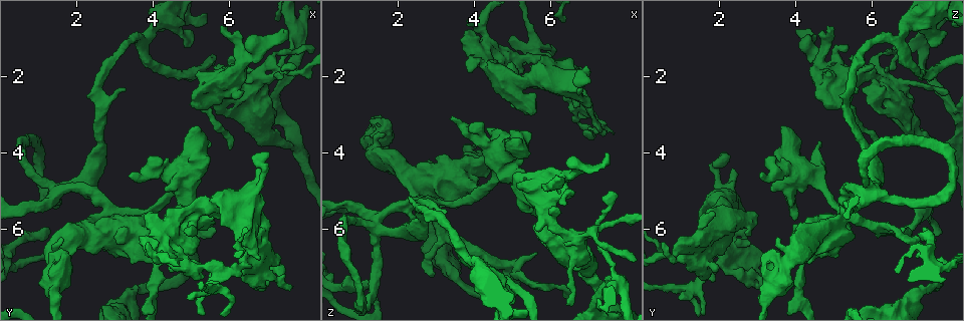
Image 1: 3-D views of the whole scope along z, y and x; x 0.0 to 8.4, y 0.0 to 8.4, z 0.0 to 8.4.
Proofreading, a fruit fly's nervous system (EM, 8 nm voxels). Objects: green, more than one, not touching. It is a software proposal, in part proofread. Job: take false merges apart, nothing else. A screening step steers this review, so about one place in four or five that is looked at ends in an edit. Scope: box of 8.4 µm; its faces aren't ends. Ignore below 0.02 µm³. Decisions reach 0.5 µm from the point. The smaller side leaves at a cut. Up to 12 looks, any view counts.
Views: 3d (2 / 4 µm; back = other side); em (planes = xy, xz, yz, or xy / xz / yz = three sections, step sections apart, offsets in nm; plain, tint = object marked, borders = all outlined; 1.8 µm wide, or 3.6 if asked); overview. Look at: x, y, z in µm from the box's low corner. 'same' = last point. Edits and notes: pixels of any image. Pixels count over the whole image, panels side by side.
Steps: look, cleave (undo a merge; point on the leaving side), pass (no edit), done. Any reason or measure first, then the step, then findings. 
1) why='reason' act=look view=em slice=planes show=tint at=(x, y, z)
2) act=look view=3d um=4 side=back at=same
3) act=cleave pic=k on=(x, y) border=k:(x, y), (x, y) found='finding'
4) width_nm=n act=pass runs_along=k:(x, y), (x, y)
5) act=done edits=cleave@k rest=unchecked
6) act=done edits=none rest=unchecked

why='touches itself' act=look view=em slice=planes show=borders at=(5.75, 7.20, 1.55)

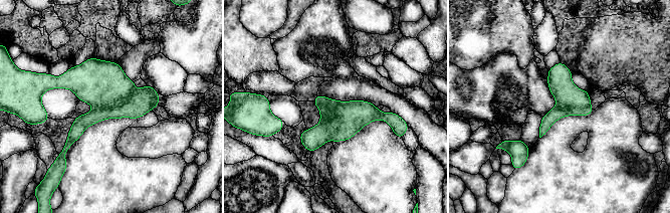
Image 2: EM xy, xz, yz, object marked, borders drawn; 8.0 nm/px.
act=cleave pic=2 on=(54, 174) border=2:(59, 154), (62, 155) found='two neurons meet here'

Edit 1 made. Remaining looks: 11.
act=look view=overview

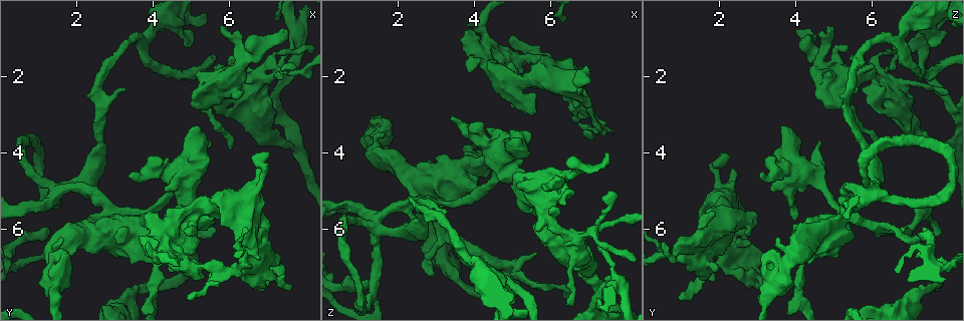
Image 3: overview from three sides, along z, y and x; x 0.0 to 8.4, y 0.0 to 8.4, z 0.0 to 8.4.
why='sharp bend' act=look view=3d um=2 at=(2.75, 5.65, 5.35)

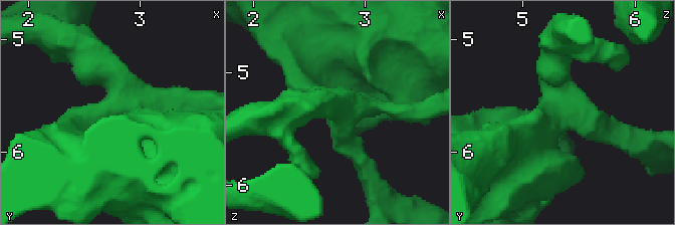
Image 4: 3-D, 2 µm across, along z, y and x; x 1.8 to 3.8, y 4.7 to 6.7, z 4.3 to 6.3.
arms=3 arm_widths_nm=170,260,650 act=look view=em um=3.6 slice=xz step=16 show=tint at=(2.70, 5.68, 5.30)

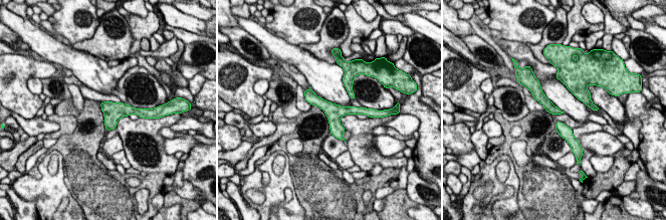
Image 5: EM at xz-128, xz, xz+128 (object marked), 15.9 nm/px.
act=look view=em um=3.6 slice=planes show=borders at=same

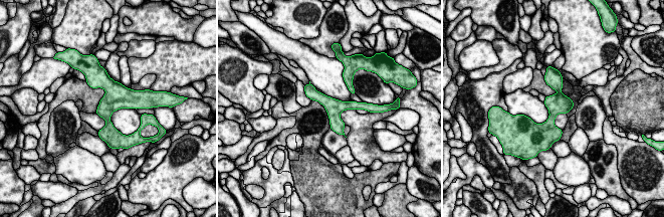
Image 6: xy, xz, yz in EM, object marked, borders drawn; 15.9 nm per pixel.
width_nm=280 act=pass found='all the same neuron'

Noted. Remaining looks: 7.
why='arms part here' act=look view=em slice=planes show=tint at=(1.50, 6.90, 3.60)

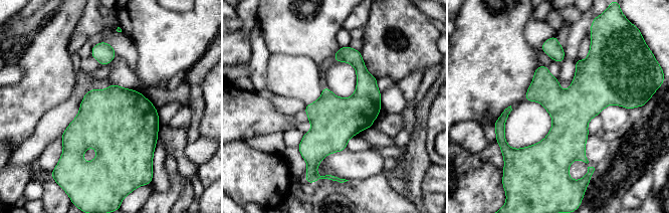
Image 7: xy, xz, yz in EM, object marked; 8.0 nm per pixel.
act=pass found='all the same neuron'

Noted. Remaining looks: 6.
why='a fork' act=look view=em slice=planes show=borders at=(7.85, 0.95, 7.40)

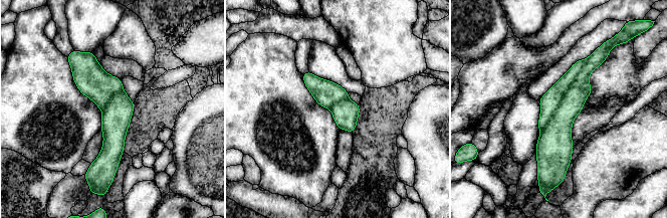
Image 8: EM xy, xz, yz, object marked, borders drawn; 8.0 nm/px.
act=cleave pic=8 on=(549, 101) part_leaving=8:(583, 61), (549, 100), (540, 127) found='two neurons meet here'

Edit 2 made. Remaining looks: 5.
act=done edits=cleave@2,cleave@8 rest=unchecked

